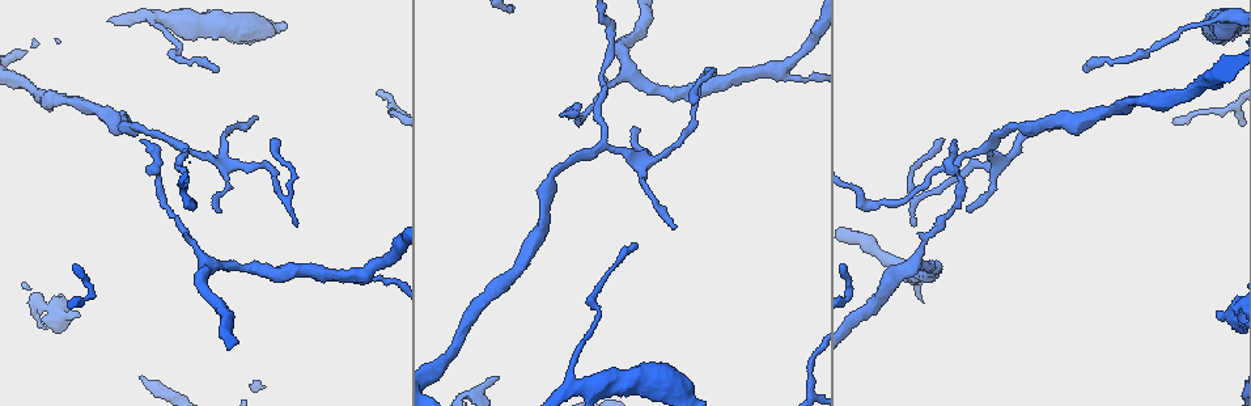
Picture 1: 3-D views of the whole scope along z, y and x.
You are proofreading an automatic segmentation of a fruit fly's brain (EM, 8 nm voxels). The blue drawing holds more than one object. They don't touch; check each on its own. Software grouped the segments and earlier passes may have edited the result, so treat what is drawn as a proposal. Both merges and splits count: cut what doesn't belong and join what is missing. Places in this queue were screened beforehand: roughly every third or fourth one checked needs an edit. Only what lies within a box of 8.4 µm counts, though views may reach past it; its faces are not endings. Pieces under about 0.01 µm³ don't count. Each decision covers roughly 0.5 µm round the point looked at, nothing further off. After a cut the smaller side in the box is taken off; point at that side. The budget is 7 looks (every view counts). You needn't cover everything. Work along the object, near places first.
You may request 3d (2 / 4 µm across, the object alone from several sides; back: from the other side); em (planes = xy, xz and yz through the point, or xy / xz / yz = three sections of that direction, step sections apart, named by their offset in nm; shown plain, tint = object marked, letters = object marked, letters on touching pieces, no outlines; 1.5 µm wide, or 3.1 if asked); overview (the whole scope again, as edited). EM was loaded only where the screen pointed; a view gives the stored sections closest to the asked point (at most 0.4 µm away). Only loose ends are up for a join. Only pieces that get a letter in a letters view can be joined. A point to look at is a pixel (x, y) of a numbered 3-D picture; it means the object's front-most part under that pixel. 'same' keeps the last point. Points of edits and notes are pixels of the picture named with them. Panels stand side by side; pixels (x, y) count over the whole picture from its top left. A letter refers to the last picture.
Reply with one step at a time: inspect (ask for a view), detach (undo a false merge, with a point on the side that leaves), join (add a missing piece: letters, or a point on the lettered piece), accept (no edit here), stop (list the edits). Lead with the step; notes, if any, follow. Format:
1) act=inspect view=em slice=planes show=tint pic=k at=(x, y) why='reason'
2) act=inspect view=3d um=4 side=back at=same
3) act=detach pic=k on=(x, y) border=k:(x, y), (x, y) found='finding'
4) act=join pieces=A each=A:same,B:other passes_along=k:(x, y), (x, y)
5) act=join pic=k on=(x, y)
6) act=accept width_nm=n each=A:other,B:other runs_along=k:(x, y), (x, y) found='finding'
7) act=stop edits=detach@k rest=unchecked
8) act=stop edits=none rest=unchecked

act=inspect view=em slice=planes show=letters pic=1 at=(274, 138) why='free end'

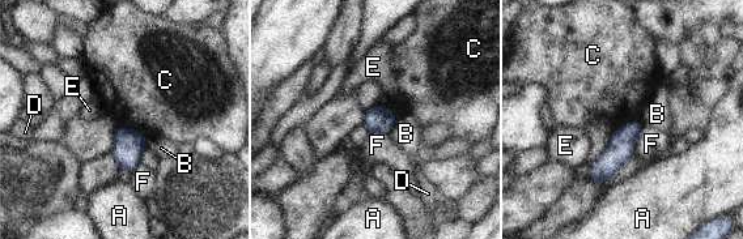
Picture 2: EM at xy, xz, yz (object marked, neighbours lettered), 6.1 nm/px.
act=accept width_nm=160 longest_contact=F:190nm each=A:other,B:other,C:other,D:other,E:other,F:other found='none of them fits'

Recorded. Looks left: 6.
act=inspect view=3d um=4 side=back pic=1 at=(716, 74) why='tapers out'

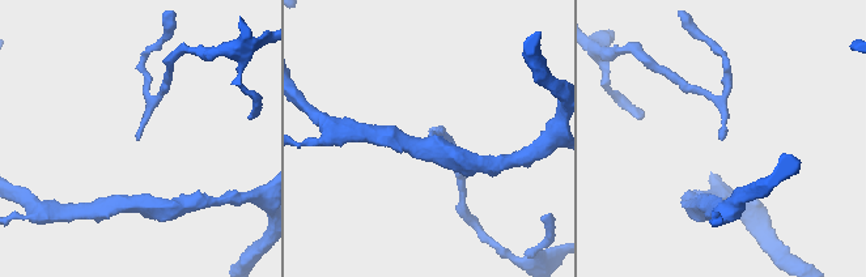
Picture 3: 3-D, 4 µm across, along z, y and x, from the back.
act=inspect view=em slice=planes show=tint pic=3 at=(723, 138) why='need the tissue'

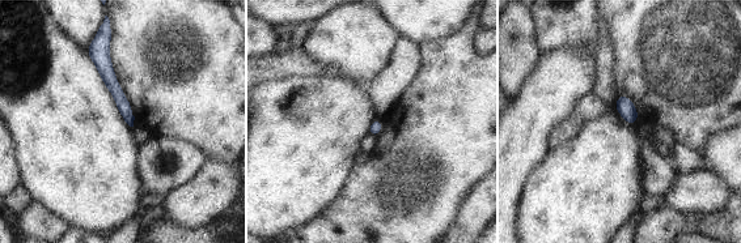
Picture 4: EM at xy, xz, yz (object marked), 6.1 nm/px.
act=inspect view=em slice=planes show=letters at=same why='what lies round it'

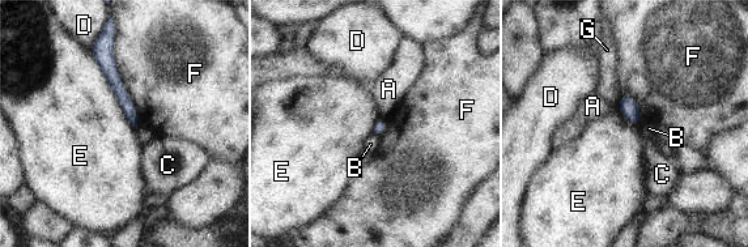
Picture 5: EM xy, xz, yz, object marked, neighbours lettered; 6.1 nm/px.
act=accept each=A:other,B:other,C:other,D:other,E:other,F:other,G:other found='none of them fits'

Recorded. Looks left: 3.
act=inspect view=3d um=2 pic=1 at=(143, 139) why='end of a long branch'

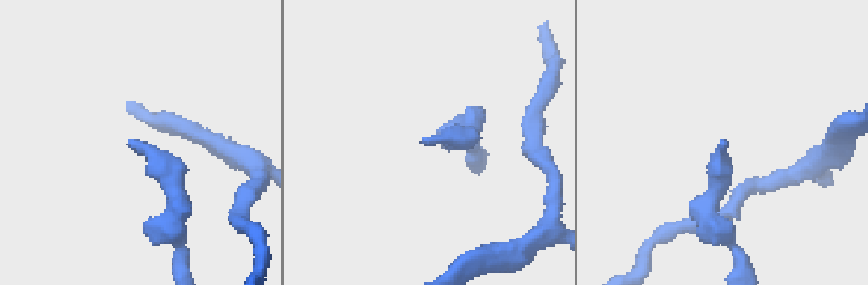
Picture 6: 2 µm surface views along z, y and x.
act=inspect view=em slice=yz step=8 show=letters pic=6 at=(426, 143)

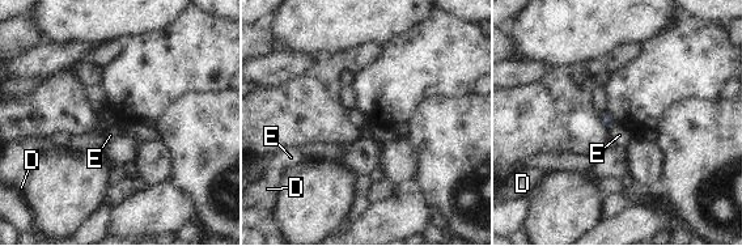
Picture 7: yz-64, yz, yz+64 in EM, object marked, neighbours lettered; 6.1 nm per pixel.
act=inspect view=em slice=planes show=letters at=same

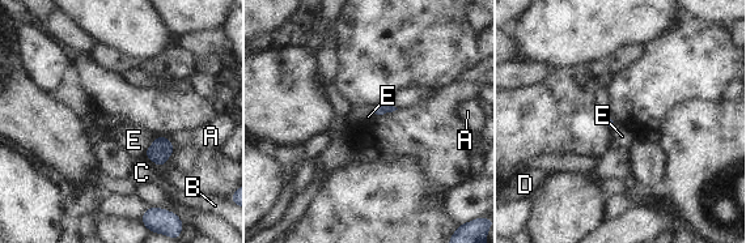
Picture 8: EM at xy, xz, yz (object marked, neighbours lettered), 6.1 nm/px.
act=accept each=A:other,B:other,C:other,D:other,E:other border=8:(156, 136), (143, 157) found='no lettered piece goes on from it'

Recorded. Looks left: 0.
act=stop edits=none rest=unchecked

